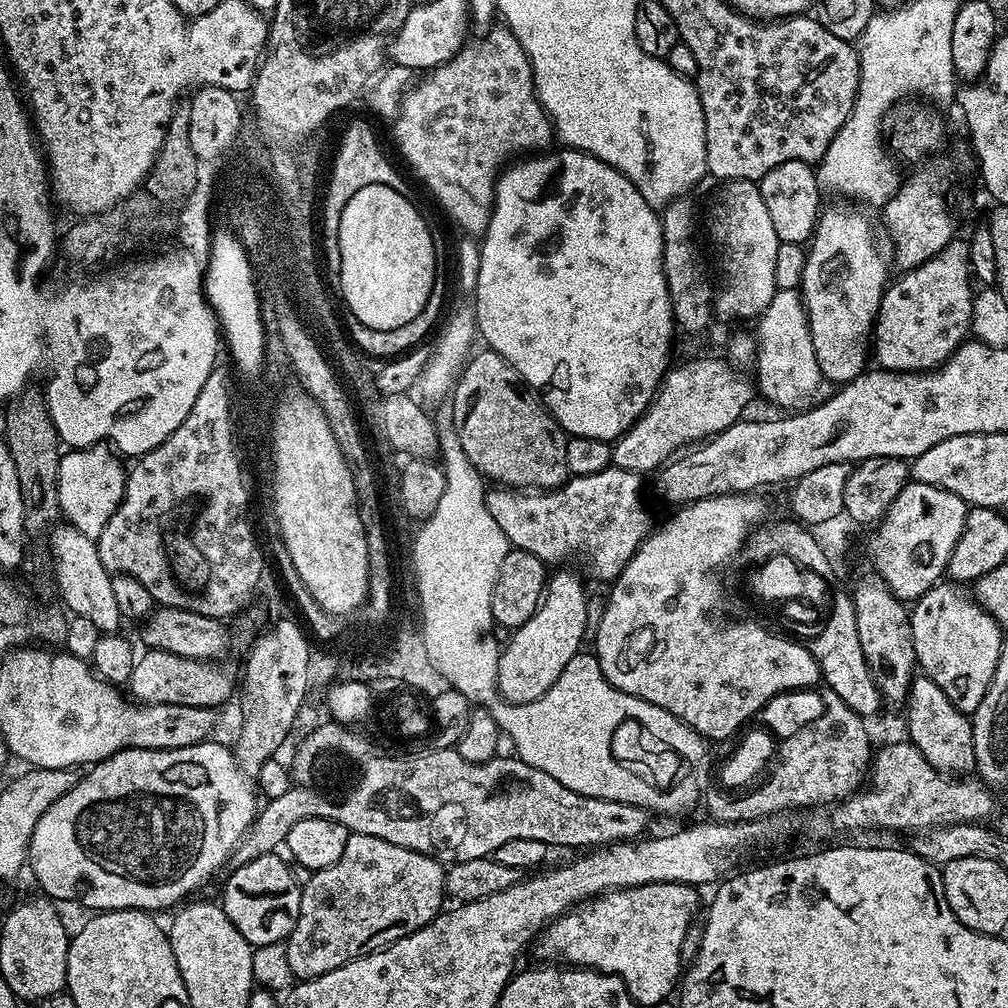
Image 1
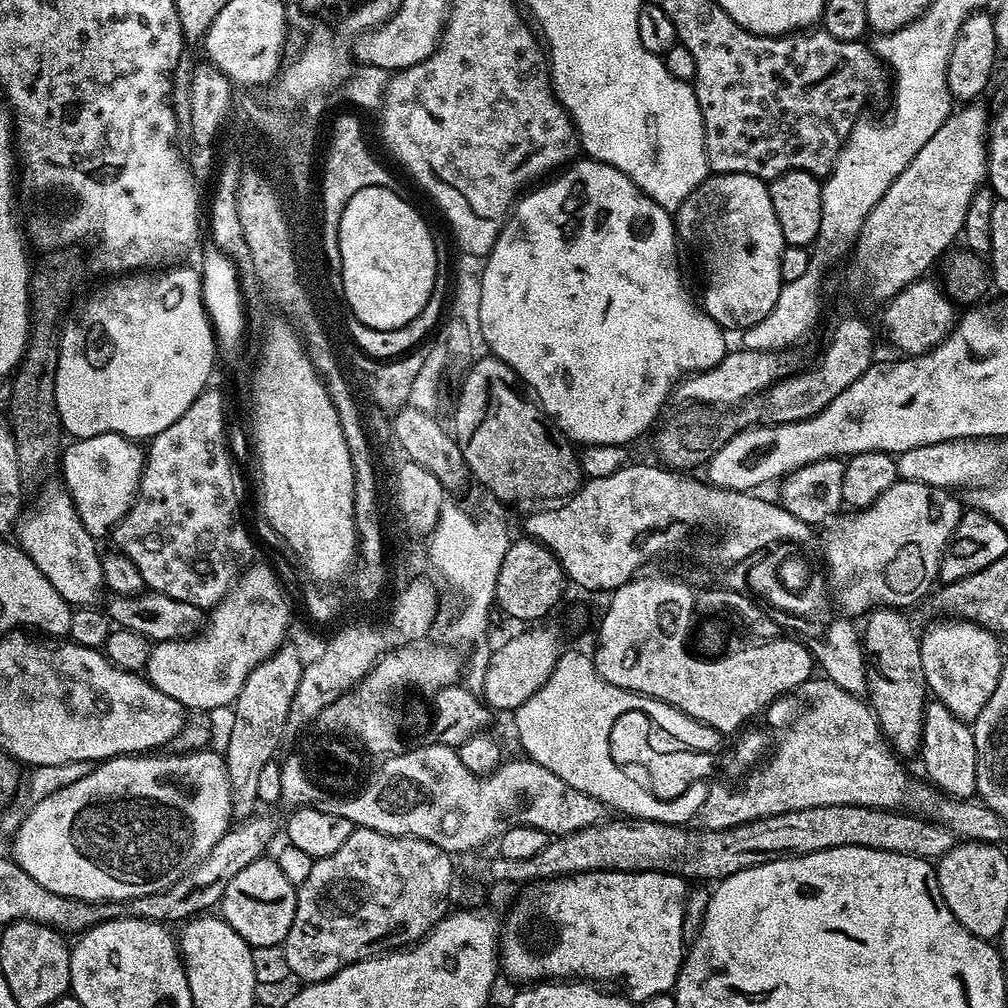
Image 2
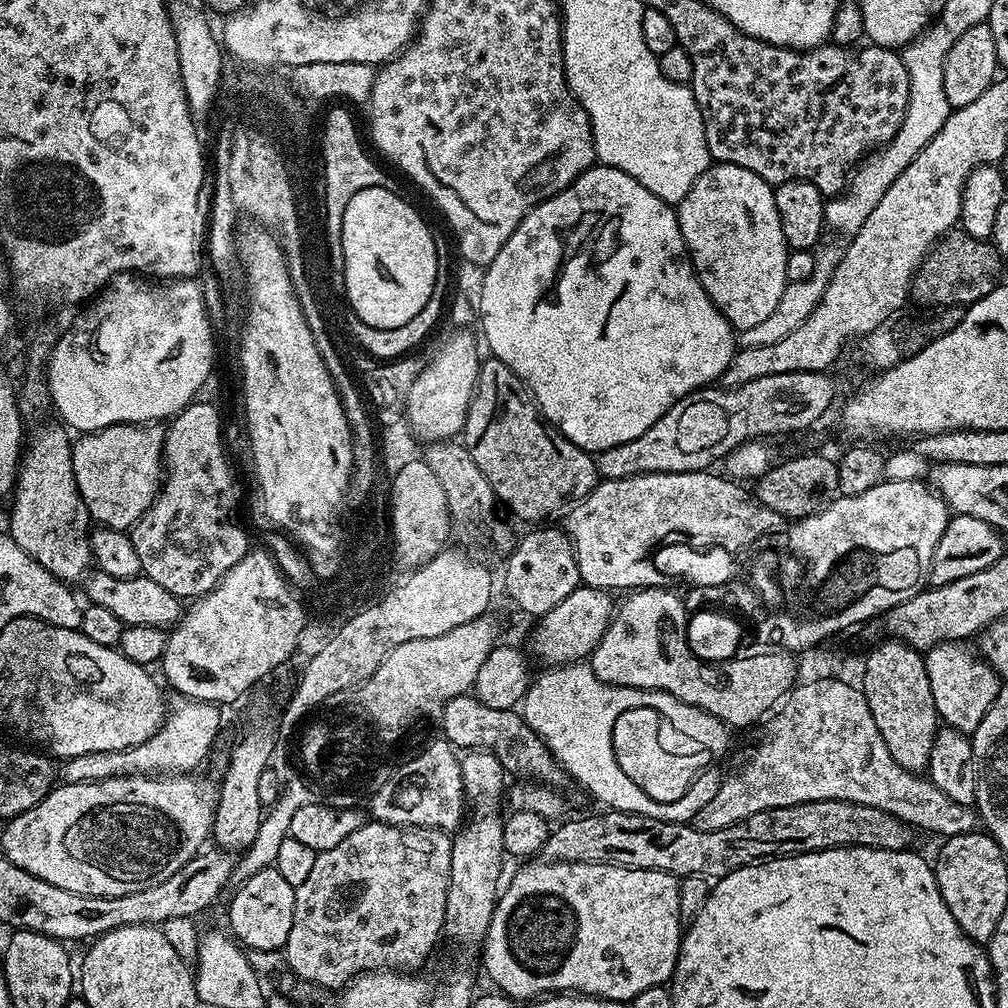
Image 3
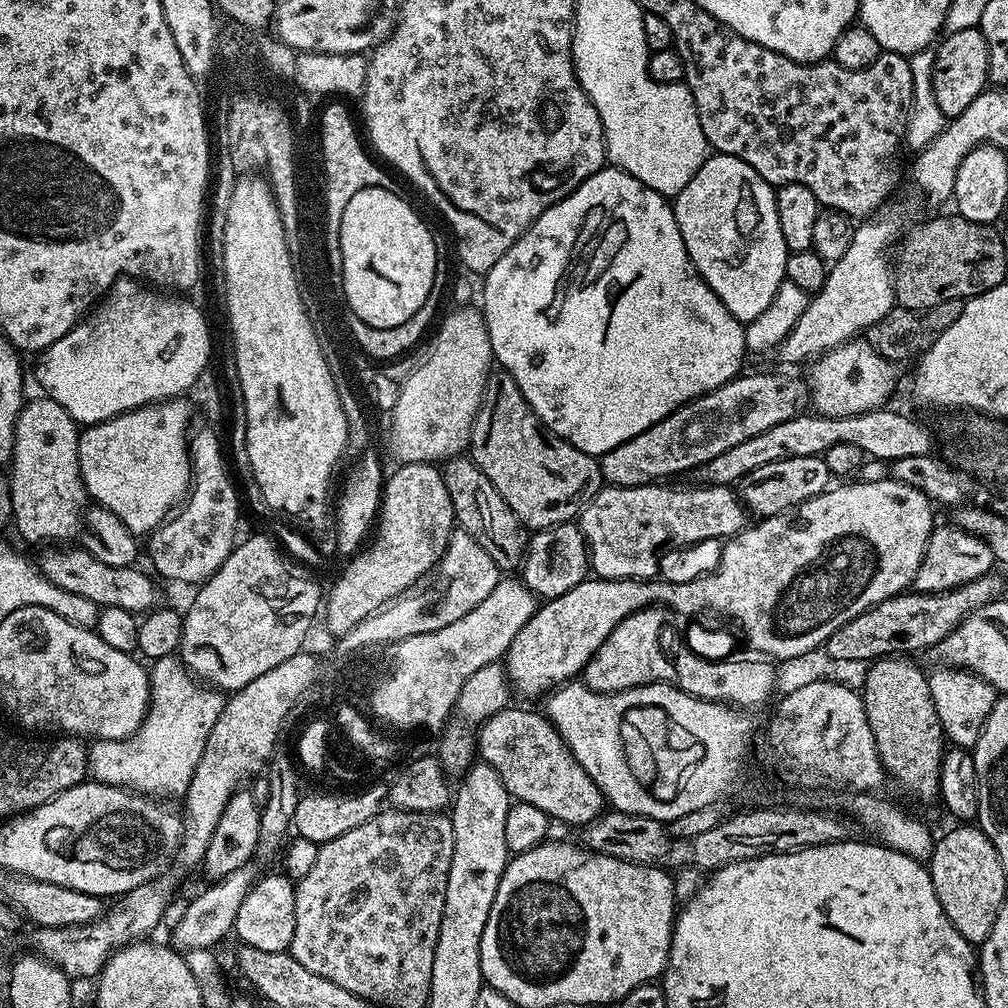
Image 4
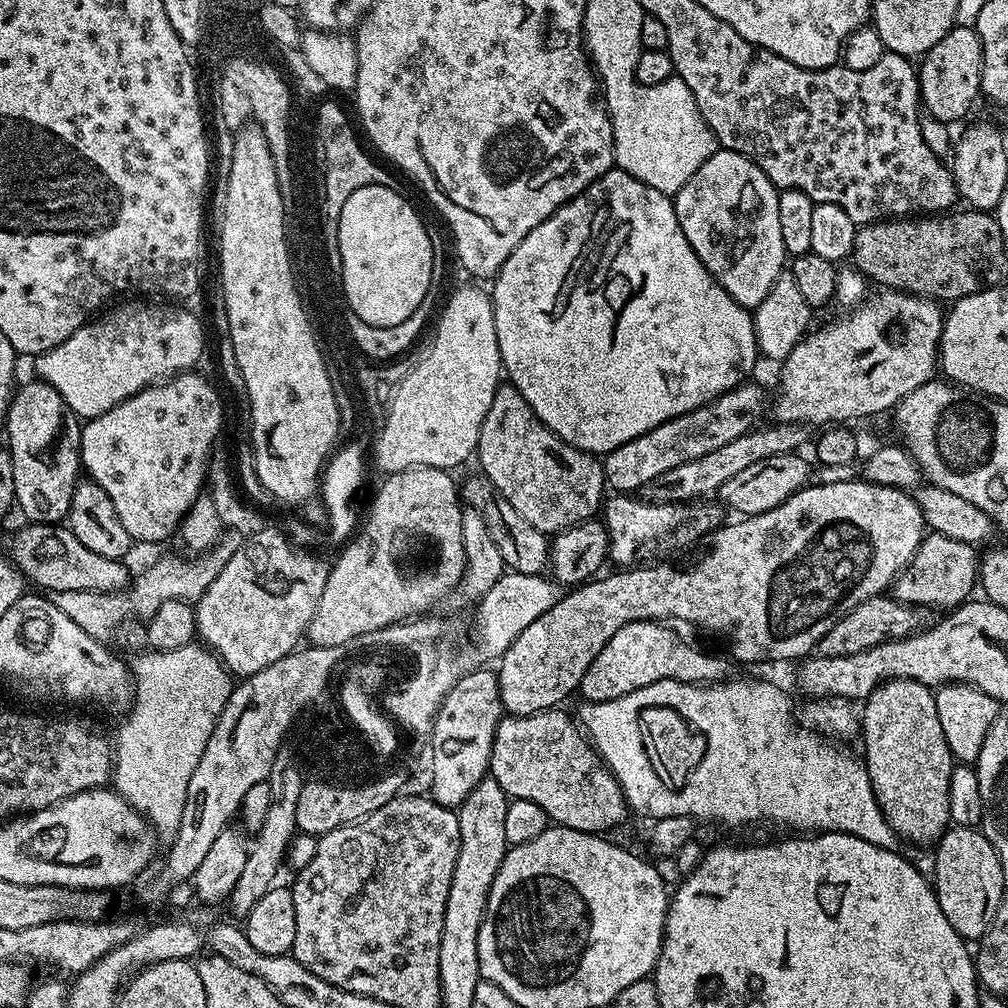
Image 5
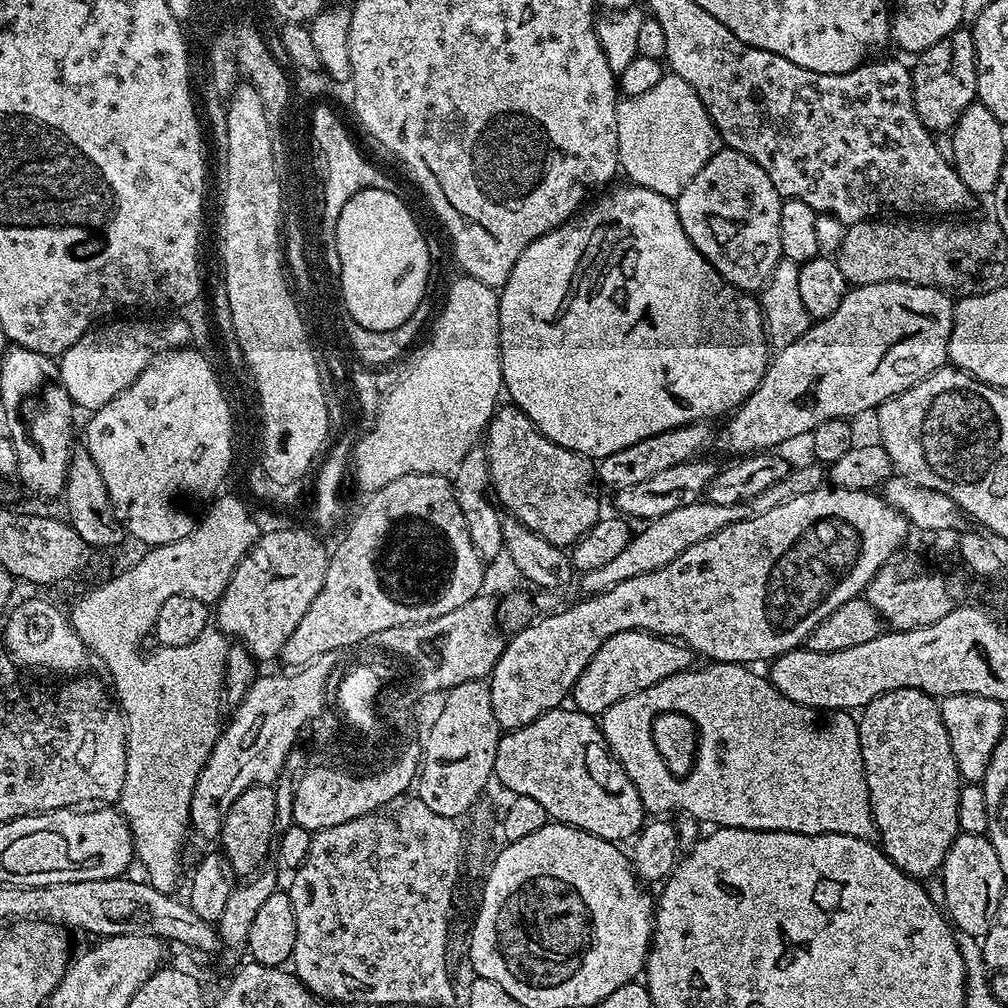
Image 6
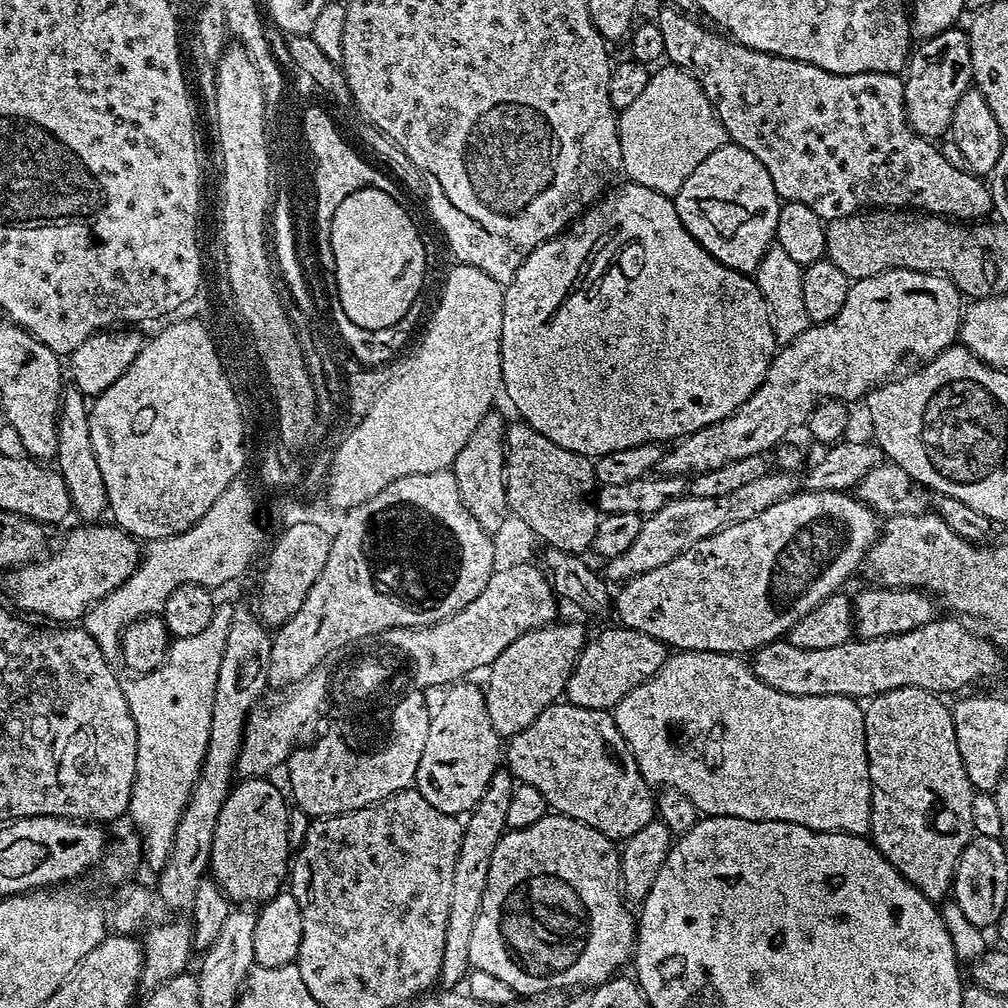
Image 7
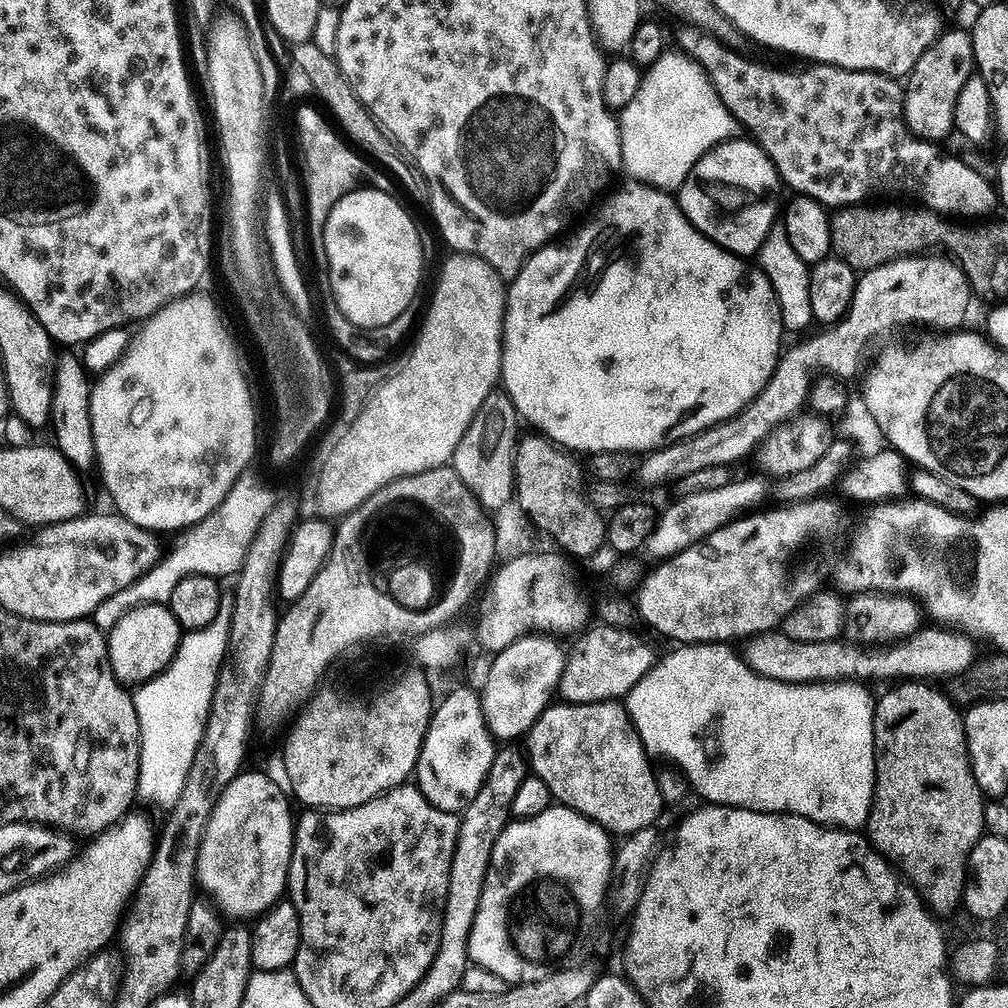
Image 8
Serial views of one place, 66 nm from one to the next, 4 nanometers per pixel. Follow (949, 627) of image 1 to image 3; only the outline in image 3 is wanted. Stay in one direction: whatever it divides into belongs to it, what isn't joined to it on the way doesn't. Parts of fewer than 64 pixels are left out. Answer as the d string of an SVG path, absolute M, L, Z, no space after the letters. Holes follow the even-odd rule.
M947 640L944 644L929 648L924 656L924 665L930 678L937 717L947 727L971 734L978 730L982 718L986 718L986 710L990 710L994 698L998 698L1002 680L983 656L964 647L968 646L955 640Z

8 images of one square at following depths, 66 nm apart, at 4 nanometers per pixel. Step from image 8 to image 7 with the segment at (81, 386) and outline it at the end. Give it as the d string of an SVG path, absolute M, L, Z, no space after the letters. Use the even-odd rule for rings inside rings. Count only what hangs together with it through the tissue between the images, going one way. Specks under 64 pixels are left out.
M75 386L65 387L60 394L60 412L56 416L58 446L54 457L55 467L64 479L68 497L72 499L71 511L81 516L81 521L96 522L109 511L106 482L102 482L102 470L98 470L98 458L94 458L94 446L90 446L89 401Z

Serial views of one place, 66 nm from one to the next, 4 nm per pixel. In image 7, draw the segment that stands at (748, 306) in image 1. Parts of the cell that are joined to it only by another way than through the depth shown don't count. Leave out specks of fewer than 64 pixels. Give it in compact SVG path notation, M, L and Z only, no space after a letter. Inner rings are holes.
M724 142L717 146L707 158L698 162L696 169L686 178L686 182L682 182L682 186L674 193L674 203L682 226L686 226L689 234L706 251L711 252L716 260L722 261L730 268L737 268L745 274L755 273L762 258L768 253L768 249L773 247L782 201L776 192L776 187L766 170L766 166L762 166L762 162L750 150L746 150L742 146L731 142ZM722 186L728 188L728 198L718 200L714 196L718 194L718 188L722 188ZM732 224L734 224L734 242L720 242L722 236L728 236L726 230L730 230Z

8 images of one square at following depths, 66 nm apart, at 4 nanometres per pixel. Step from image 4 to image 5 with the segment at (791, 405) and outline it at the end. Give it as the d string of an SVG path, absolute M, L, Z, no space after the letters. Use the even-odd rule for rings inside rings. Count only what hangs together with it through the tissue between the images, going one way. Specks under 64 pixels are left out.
M745 382L737 388L731 388L717 400L698 406L698 410L670 418L670 422L662 422L662 426L654 426L654 430L607 453L602 460L605 485L616 494L639 493L640 488L646 486L651 479L665 474L666 470L721 449L726 442L733 442L755 429L761 423L760 415L766 412L766 404L764 408L763 390L752 383Z

